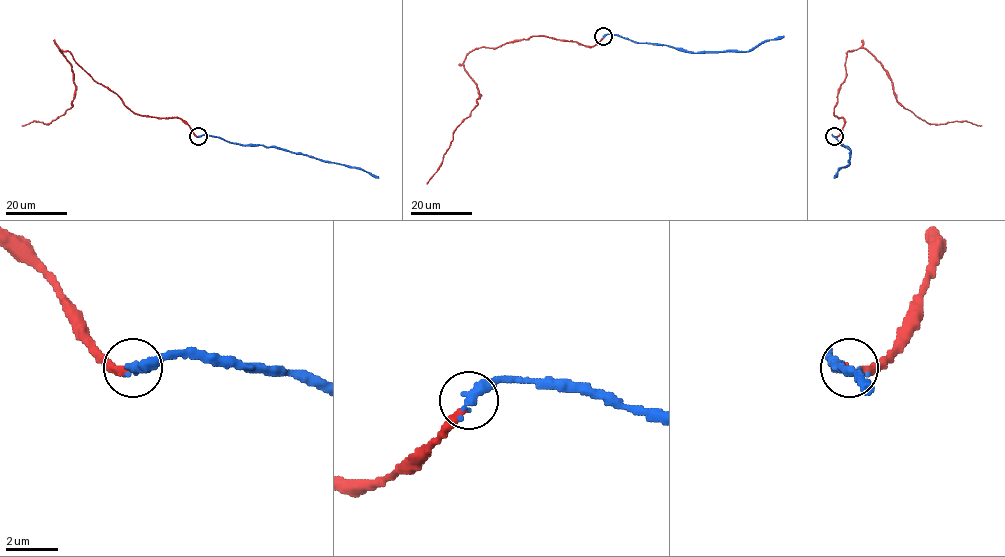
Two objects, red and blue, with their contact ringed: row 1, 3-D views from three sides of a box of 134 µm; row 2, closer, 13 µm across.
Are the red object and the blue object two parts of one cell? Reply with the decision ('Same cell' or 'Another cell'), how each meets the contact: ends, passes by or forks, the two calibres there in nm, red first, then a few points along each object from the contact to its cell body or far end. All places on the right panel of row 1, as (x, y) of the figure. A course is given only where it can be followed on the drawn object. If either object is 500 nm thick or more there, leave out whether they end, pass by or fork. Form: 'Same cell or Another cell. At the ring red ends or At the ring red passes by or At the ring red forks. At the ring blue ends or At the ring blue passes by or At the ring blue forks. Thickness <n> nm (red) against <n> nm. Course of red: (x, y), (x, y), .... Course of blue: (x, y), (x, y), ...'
Same cell. At the ring red ends. At the ring blue ends. Thickness 220 nm (red) against 440 nm. Course of red: (834, 136), (844, 125), (834, 107), (847, 53), (861, 48), (917, 117), (982, 126). Course of blue: (834, 136), (851, 153), (849, 164), (841, 167), (834, 178)

